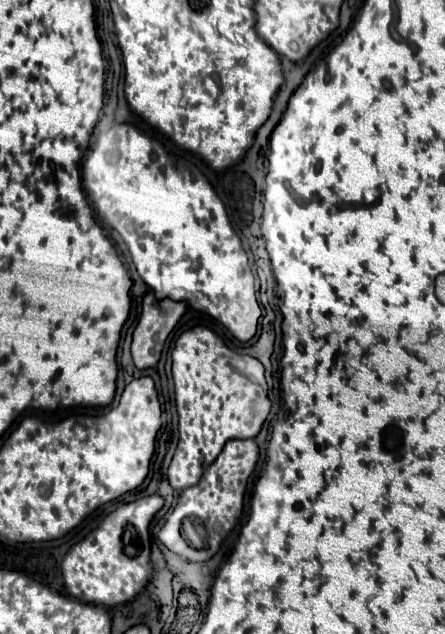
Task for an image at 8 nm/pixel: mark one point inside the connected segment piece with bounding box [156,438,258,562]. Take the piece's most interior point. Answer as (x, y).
(204, 514)

